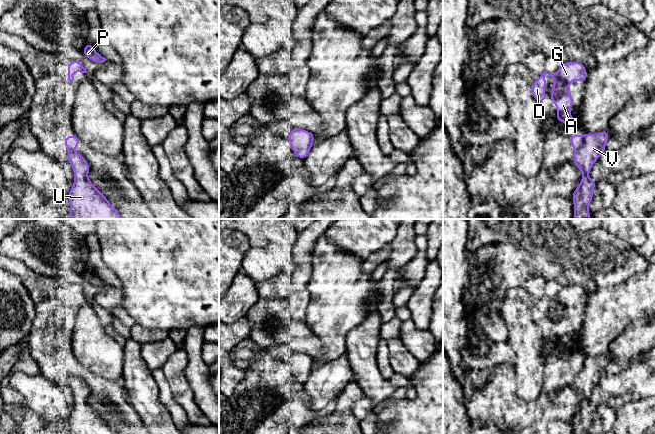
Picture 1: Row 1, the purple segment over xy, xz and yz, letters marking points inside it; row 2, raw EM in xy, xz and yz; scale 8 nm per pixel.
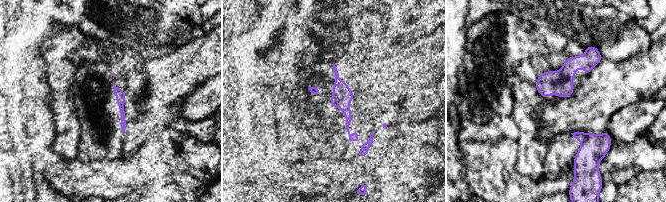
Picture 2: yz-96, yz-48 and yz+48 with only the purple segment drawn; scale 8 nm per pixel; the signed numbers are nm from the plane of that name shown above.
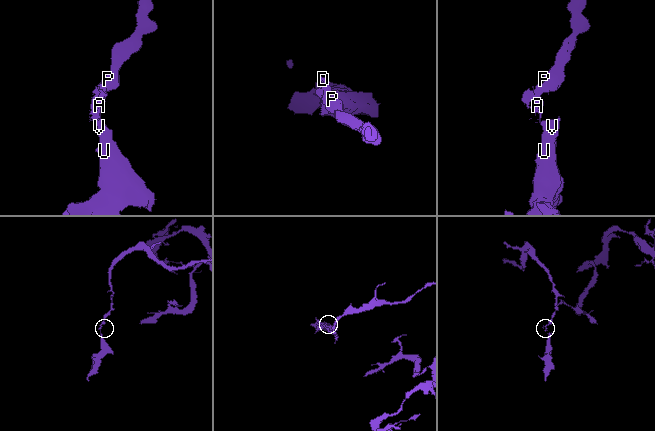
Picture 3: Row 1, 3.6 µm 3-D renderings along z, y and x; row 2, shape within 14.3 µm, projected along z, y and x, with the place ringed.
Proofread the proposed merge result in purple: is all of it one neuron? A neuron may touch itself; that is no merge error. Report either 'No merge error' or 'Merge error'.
Merge error

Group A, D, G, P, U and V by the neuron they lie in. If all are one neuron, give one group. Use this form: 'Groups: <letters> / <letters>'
Groups: A D G P / U V

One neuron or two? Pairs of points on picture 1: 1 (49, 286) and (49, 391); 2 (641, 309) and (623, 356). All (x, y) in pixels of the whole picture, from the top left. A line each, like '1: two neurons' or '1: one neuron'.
1: two neurons
2: two neurons

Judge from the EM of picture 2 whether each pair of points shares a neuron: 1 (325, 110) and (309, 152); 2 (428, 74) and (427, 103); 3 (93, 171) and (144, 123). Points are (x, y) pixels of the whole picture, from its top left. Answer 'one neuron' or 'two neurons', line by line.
1: two neurons
2: two neurons
3: two neurons

